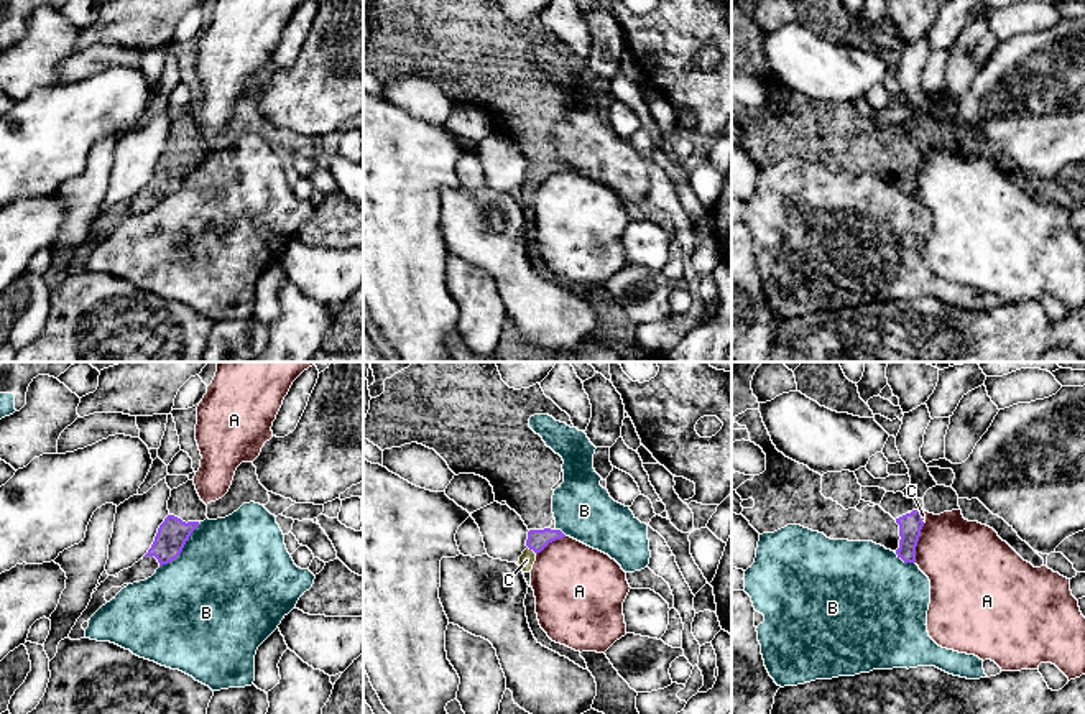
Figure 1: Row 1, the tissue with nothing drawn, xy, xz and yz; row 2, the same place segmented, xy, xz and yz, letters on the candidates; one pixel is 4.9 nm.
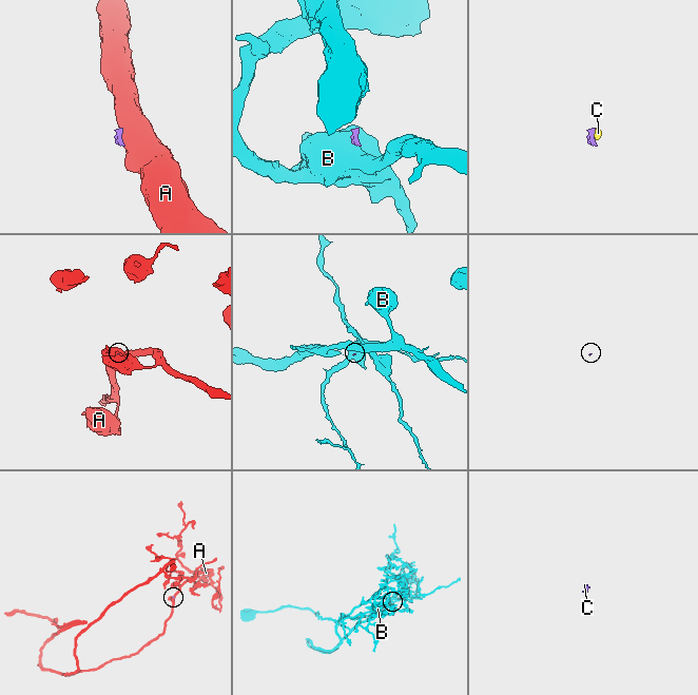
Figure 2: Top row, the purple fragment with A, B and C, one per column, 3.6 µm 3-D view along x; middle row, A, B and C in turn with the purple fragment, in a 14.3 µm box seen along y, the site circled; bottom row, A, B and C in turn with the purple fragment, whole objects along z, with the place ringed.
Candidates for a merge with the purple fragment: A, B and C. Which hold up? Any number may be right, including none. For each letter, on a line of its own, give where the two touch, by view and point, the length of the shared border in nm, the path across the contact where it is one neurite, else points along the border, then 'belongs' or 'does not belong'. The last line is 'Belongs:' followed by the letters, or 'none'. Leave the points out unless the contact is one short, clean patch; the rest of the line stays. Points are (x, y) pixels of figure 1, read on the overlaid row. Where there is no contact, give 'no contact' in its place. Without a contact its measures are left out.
A: contact yz (916, 543); length 200 nm; border yz (924, 523), (914, 561); does not belong
B: contact xy (183, 547); length 300 nm; border xy (199, 523), (183, 550), (160, 566); does not belong
C: contact xz (533, 550); length 60 nm; way xz (538, 540), (533, 550), (526, 560); belongs
Belongs: C

